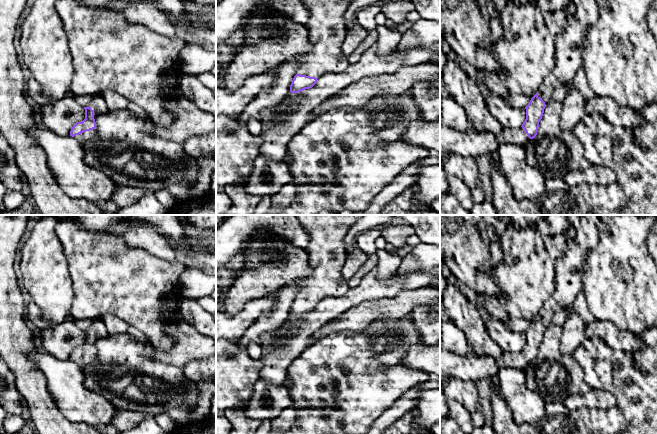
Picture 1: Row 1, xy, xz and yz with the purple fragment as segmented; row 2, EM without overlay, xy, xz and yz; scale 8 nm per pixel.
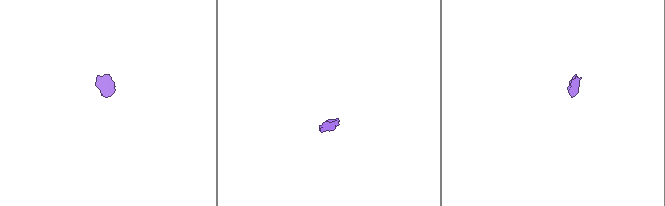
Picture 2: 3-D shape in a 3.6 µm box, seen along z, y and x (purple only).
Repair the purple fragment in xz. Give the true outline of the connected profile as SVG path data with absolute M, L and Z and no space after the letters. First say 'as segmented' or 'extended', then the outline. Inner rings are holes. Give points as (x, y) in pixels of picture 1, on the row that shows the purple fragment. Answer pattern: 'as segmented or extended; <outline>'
extended; M302 0L308 10L306 27L309 32L309 40L312 49L295 57L299 64L297 74L290 85L291 93L298 93L312 88L317 78L328 72L343 72L349 62L347 56L342 53L342 44L346 37L346 24L344 15L353 0Z

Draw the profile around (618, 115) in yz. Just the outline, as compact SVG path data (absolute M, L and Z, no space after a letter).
M597 96L584 100L582 105L585 108L586 114L598 112L604 116L608 116L610 122L614 125L634 128L639 125L641 121L638 112L631 108L618 105L613 99L607 96Z

